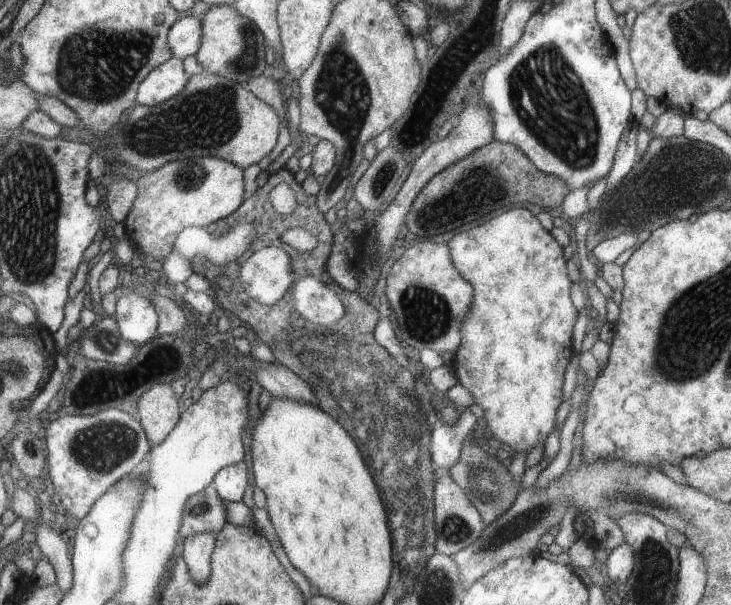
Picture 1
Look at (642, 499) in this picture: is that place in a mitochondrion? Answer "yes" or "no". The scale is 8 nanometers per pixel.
yes

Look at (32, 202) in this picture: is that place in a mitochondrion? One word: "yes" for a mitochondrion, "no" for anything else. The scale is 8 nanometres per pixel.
yes

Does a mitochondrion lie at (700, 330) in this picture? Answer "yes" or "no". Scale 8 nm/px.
yes

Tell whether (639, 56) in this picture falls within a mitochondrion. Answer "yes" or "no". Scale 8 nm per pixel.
no

